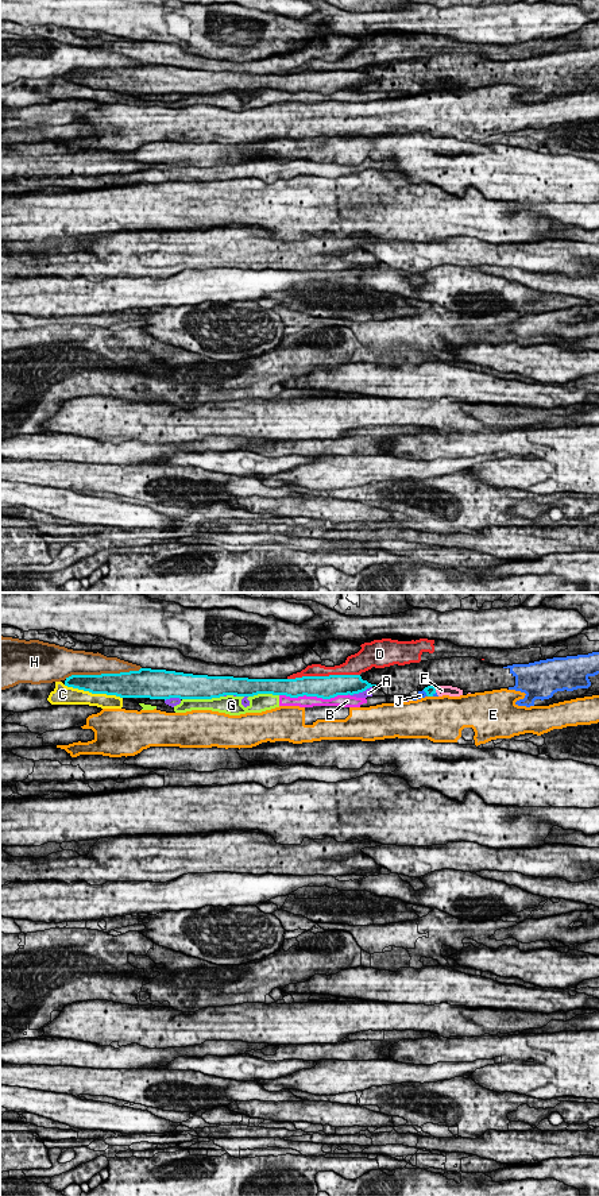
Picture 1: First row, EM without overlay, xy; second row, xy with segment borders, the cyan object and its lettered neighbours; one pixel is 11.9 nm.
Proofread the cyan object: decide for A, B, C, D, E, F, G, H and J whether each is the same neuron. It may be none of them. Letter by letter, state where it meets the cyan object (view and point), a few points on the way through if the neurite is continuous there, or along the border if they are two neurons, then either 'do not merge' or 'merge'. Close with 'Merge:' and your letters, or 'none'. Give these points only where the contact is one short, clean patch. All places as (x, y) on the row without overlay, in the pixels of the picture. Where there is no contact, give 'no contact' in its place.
A: meets cyan in xy at (359, 87); do not merge
B: meets cyan in xy at (313, 91); do not merge
C: meets cyan in xy at (93, 88); do not merge
D: meets cyan in xy at (323, 72); do not merge
E: meets cyan in xy at (431, 91); border along xy (428, 91), (432, 92); do not merge
F: meets cyan in xy at (435, 84); merge
G: meets cyan in xy at (203, 93); do not merge
H: meets cyan in xy at (103, 69); do not merge
J: meets cyan in xy at (425, 87); border along xy (422, 85), (428, 91); do not merge
Merge: F

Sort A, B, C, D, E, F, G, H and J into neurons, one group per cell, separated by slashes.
A J / B C G / D / E / F / H

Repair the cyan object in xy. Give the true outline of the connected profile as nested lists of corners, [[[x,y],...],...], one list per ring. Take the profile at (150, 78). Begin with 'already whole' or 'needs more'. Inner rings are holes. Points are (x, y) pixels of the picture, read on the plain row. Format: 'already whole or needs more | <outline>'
already whole | [[[140,63],[120,69],[72,70],[66,73],[65,81],[92,89],[166,96],[170,93],[212,94],[224,90],[254,92],[258,89],[331,94],[337,90],[359,89],[376,80],[363,76],[360,70],[248,74]]]

